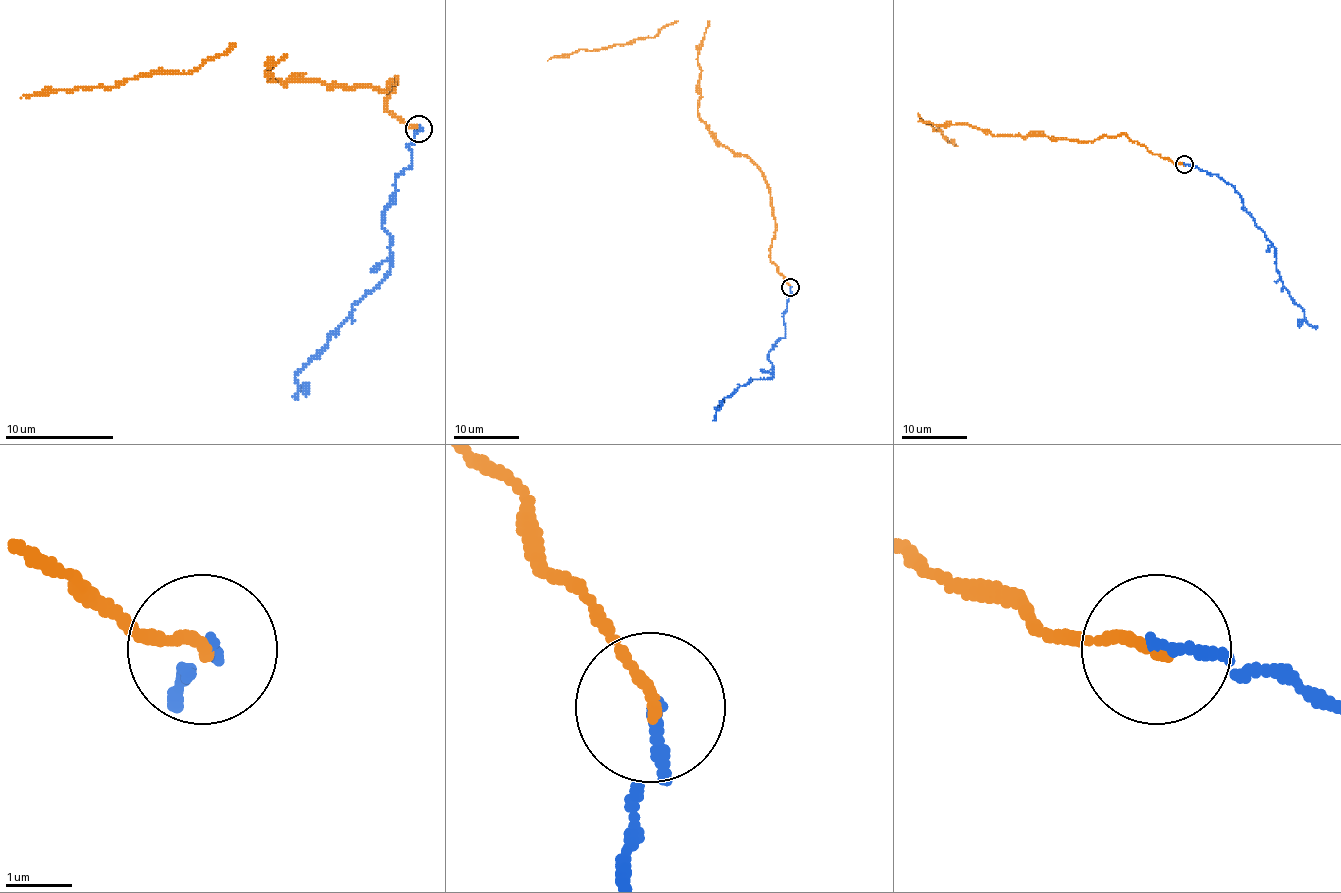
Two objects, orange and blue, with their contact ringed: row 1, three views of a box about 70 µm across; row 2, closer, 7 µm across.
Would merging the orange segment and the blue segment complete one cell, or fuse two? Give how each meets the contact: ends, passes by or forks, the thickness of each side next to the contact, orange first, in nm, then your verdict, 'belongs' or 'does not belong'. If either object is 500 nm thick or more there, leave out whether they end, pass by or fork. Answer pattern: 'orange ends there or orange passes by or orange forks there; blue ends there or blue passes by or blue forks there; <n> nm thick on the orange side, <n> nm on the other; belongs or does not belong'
orange ends there; blue ends there; 150 nm thick on the orange side, 190 nm on the other; belongs

